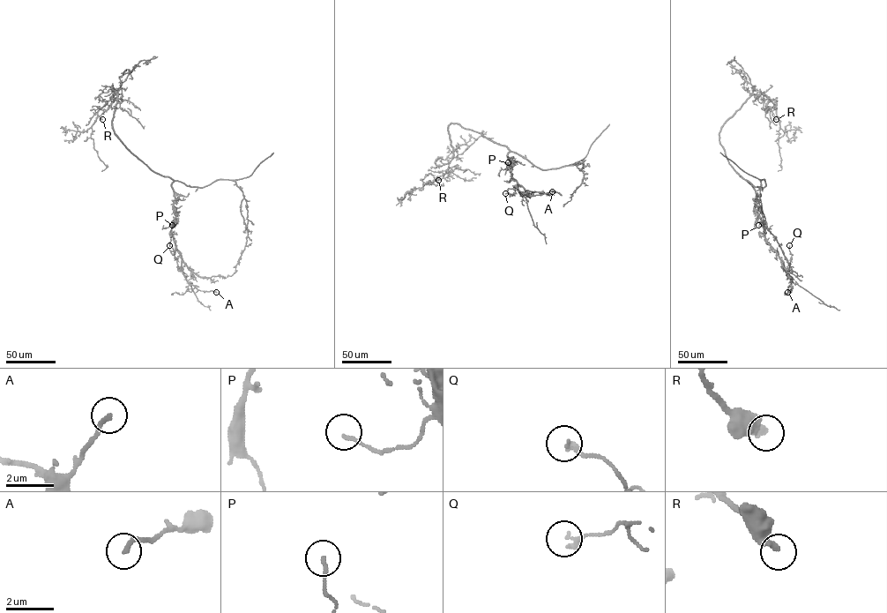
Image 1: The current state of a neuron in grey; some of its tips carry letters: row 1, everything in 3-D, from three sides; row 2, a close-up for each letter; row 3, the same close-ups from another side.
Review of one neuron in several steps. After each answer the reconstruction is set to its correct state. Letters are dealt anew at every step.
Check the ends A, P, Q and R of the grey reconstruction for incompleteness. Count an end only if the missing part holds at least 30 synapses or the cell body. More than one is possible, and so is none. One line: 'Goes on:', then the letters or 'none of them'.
Goes on: none of them

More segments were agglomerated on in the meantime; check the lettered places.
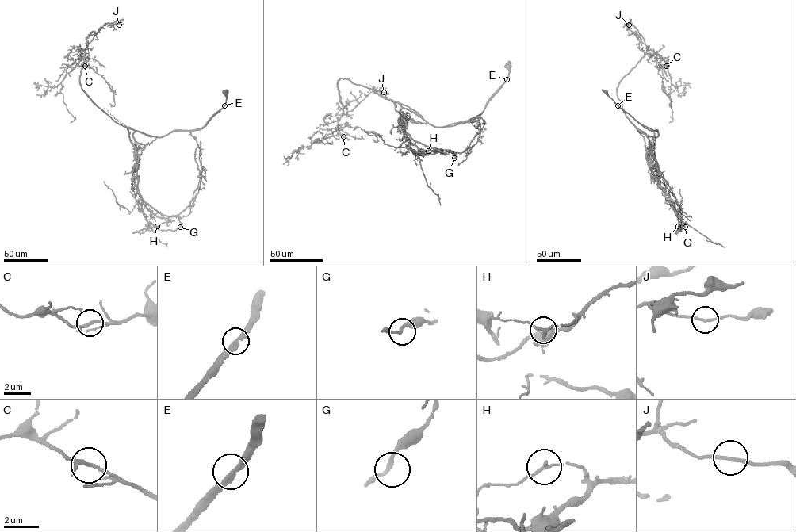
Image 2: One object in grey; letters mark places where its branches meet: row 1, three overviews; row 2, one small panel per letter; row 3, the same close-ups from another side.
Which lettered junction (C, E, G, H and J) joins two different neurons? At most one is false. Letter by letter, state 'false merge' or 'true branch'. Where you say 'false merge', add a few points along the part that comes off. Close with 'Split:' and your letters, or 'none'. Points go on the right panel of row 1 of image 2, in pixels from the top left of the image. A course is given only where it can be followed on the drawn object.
C: true branch
E: true branch
G: true branch
H: false merge | (678, 226), (676, 212), (648, 163), (644, 137), (634, 125), (670, 106), (670, 99), (626, 24)
J: true branch
Split: H

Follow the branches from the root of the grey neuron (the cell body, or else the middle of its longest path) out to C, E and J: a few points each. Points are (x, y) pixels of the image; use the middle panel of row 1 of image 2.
C: (507, 65), (508, 78), (479, 116), (443, 127), (340, 78), (342, 112), (332, 135), (343, 136)
E: (507, 65), (509, 74), (506, 79)
J: (507, 65), (483, 112), (452, 126), (434, 126), (350, 79), (337, 83), (344, 114), (384, 92)

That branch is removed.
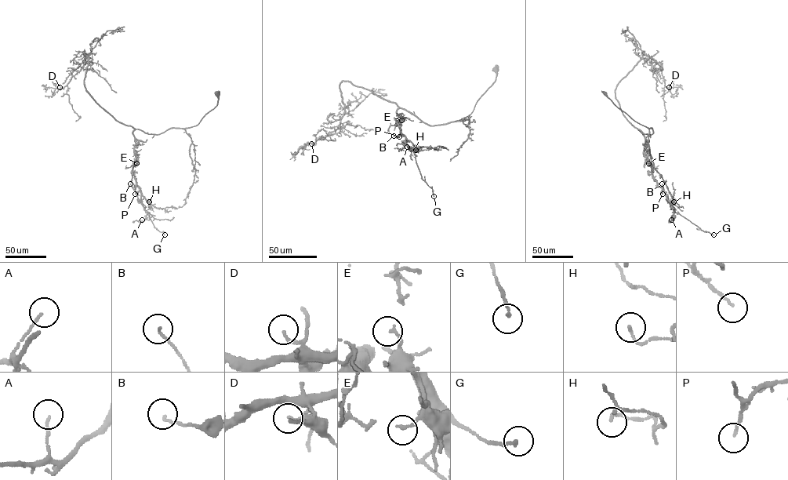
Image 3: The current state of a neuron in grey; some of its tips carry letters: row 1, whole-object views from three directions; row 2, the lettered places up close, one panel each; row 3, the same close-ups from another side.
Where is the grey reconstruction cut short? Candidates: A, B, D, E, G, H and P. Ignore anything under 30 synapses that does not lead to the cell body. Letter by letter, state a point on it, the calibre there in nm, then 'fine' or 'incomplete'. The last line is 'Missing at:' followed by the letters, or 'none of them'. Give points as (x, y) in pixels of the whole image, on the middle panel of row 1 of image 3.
A: at (407, 147); 100 nm thick; fine
B: at (394, 136); 90 nm thick; fine
D: at (311, 143); 120 nm thick; fine
E: at (401, 120); 90 nm thick; fine
G: at (433, 196); 130 nm thick; fine
H: at (415, 150); 110 nm thick; fine
P: at (399, 136); 110 nm thick; fine
Missing at: none of them

